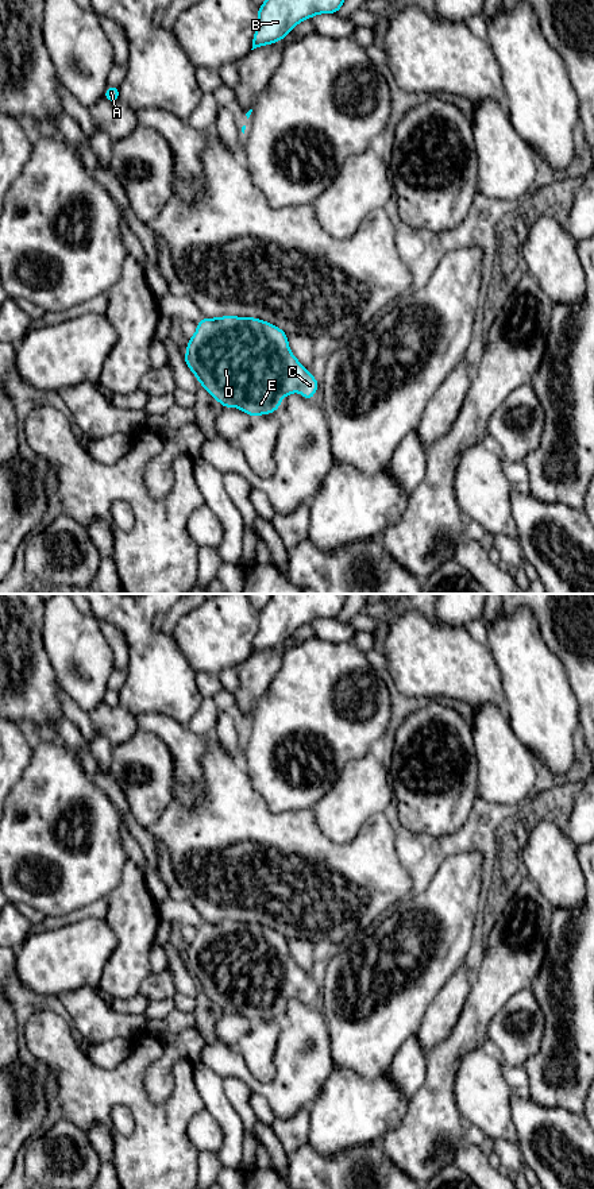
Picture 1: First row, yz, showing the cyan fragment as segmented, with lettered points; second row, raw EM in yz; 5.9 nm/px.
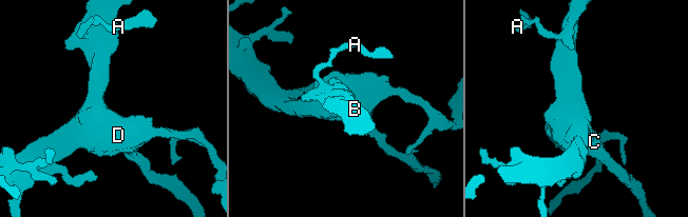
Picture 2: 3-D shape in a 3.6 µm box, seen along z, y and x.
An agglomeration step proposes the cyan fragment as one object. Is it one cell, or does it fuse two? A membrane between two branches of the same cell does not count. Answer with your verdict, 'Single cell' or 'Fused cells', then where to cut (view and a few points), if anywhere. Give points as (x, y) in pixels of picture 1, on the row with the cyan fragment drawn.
Single cell. No split

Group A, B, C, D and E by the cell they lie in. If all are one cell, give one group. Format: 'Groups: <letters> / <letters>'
Groups: A B C D E

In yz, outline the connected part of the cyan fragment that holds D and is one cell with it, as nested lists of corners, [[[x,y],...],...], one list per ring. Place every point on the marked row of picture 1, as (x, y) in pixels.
[[[223,316],[207,319],[197,324],[197,331],[188,340],[185,363],[197,377],[201,386],[216,398],[223,408],[236,406],[248,416],[271,414],[281,405],[281,398],[300,391],[302,398],[310,401],[319,389],[316,378],[294,358],[288,344],[288,335],[278,327],[256,317],[243,319]]]

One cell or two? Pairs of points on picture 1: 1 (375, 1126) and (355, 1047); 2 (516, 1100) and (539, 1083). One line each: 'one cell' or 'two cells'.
1: two cells
2: two cells

